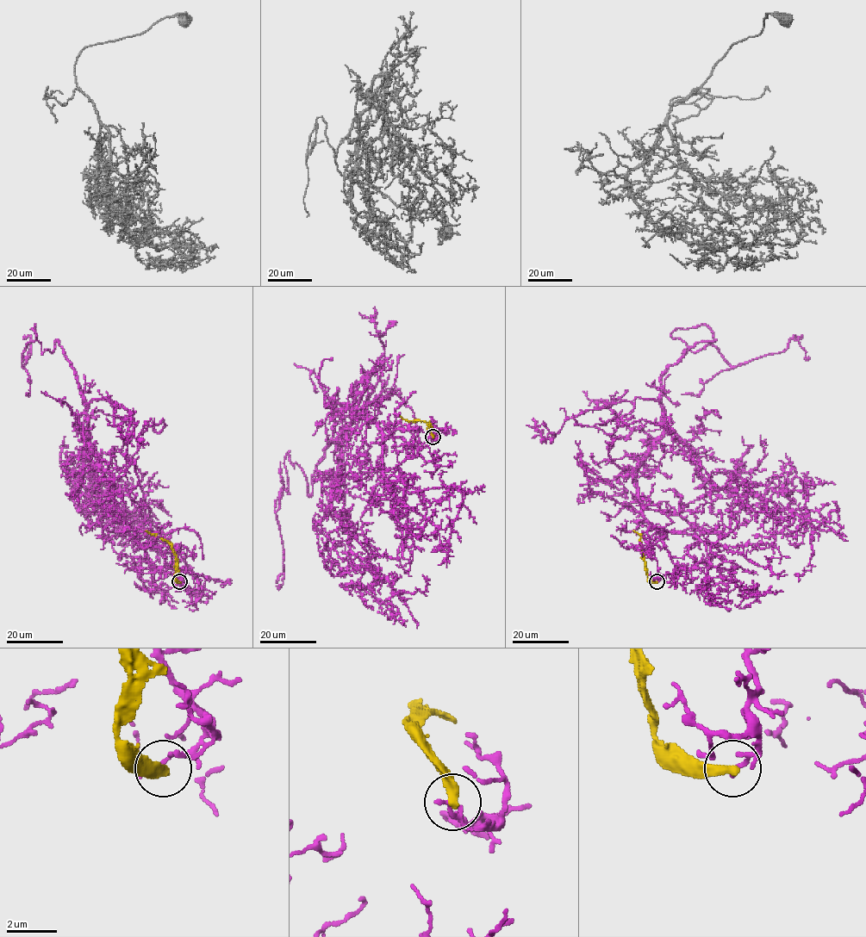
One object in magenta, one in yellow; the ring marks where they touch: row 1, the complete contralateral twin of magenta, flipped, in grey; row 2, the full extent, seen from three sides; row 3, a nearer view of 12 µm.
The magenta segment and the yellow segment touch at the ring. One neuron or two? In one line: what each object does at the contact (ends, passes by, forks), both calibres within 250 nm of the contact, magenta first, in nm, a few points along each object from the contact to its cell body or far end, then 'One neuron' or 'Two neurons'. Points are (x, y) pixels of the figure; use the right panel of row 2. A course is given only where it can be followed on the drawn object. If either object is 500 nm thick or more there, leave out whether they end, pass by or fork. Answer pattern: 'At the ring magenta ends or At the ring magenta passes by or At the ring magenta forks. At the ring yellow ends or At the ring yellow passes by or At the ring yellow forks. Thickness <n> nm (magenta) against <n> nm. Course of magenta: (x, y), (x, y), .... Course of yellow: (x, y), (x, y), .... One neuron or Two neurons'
At the ring magenta ends. At the ring yellow ends. Thickness 170 nm (magenta) against 400 nm. Course of magenta: (656, 582), (635, 469), (662, 372), (715, 340), (671, 333), (805, 360). Course of yellow: (656, 582), (648, 578), (640, 535), (633, 531). Two neurons

